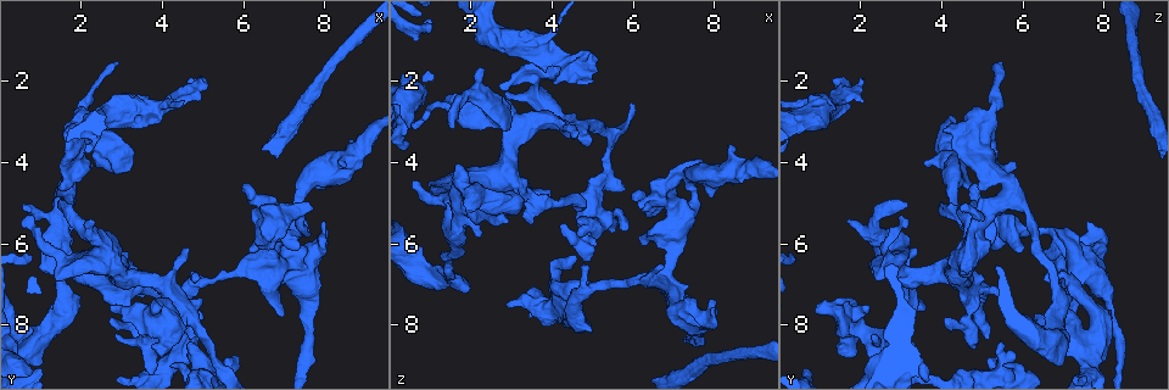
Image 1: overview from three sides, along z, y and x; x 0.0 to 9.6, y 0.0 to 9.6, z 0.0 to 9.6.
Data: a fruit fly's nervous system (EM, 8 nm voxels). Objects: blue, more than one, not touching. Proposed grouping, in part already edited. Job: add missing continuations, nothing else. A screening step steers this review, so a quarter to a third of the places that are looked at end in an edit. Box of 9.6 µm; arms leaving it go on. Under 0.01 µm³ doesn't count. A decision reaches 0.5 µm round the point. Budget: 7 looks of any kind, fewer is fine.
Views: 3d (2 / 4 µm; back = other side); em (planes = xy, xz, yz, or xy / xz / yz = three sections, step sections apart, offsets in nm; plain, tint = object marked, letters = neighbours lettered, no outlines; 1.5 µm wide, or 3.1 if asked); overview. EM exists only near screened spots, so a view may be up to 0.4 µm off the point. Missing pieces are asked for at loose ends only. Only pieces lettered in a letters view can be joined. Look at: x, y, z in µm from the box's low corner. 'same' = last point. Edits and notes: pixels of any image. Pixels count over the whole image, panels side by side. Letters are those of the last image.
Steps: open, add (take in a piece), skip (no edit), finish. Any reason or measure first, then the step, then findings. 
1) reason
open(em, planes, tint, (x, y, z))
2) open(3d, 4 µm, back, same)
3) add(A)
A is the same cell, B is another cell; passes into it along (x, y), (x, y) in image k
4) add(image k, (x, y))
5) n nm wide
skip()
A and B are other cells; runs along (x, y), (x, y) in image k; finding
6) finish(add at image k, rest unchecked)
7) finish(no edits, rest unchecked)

free end
open(em, yz, step 4, letters, (2.30, 5.50, 1.65))

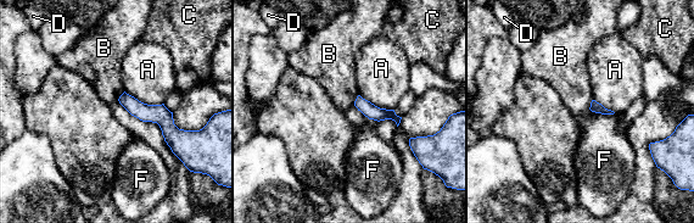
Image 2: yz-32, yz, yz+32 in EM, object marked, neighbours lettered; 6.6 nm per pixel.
skip()
A, B, C, D and F are other cells; none of them fits

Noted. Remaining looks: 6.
branch stops here
open(em, planes, tint, (3.90, 7.60, 0.90))

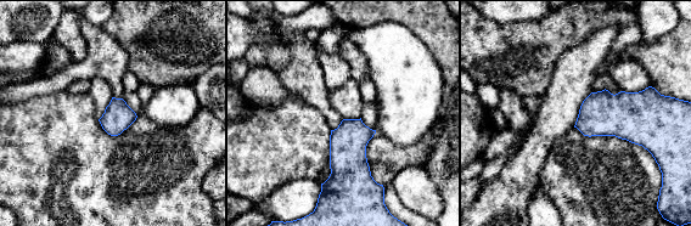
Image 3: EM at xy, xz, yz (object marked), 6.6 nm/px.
see the neighbours
open(em, planes, letters, same)

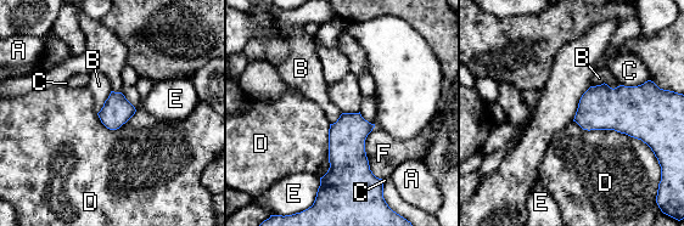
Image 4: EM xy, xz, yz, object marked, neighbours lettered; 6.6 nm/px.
skip()
A, B, C, D, E and F are other cells; border along (573, 120), (651, 148) in image 4; no lettered piece goes on from it

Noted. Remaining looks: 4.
open(3d, 2 µm, (5.00, 1.90, 2.00))

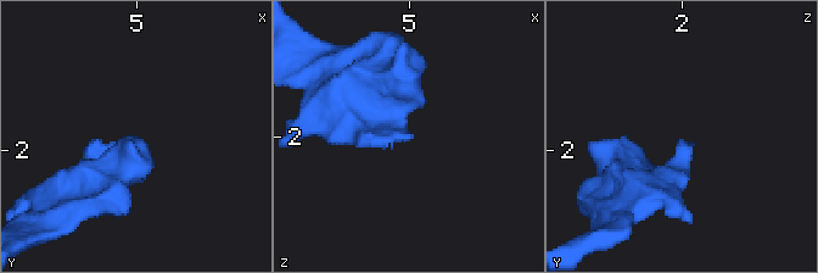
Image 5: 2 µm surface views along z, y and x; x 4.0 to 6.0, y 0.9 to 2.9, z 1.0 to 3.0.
now the EM
open(em, planes, letters, (4.96, 1.96, 2.00))

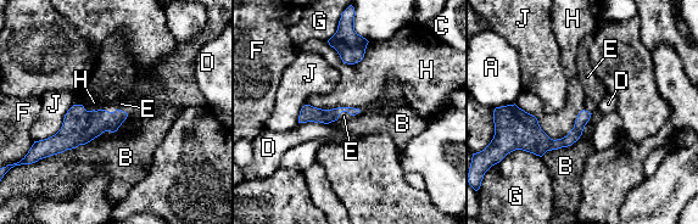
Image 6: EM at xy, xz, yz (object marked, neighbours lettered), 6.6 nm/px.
add(E)
E is the same cell, A, B, C, D, F, G, H and J are other cells; passes into it along (310, 113), (347, 112), (344, 116) in image 6; it goes on there

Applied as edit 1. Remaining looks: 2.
finish(add at image 6, rest unchecked)

